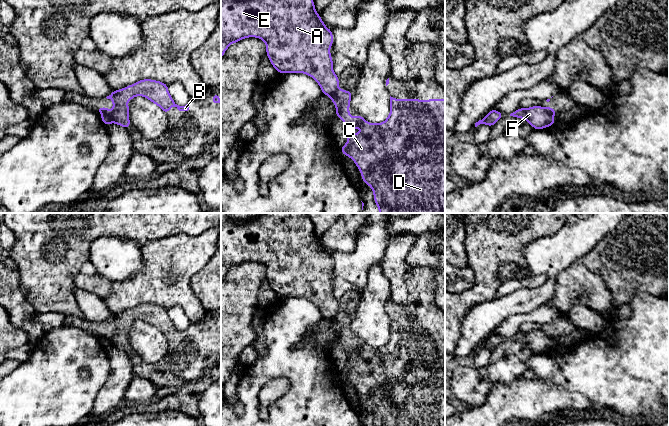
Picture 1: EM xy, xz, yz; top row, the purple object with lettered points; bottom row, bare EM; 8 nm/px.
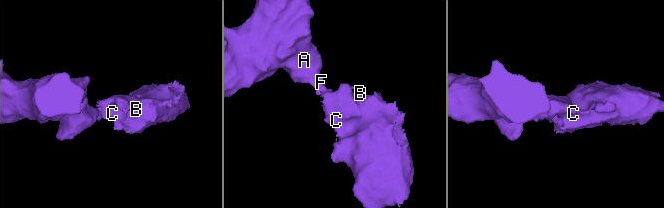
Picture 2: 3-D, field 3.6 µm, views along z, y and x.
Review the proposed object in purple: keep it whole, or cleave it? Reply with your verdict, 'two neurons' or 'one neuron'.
two neurons

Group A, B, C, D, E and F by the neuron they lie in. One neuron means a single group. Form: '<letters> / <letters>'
A E F / B C D

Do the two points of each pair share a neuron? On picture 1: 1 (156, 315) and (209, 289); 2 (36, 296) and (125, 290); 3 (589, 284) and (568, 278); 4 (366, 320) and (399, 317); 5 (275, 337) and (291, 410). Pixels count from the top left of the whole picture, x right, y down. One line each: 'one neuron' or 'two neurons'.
1: two neurons
2: two neurons
3: one neuron
4: two neurons
5: one neuron

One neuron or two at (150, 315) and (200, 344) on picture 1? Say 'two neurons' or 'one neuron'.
one neuron

